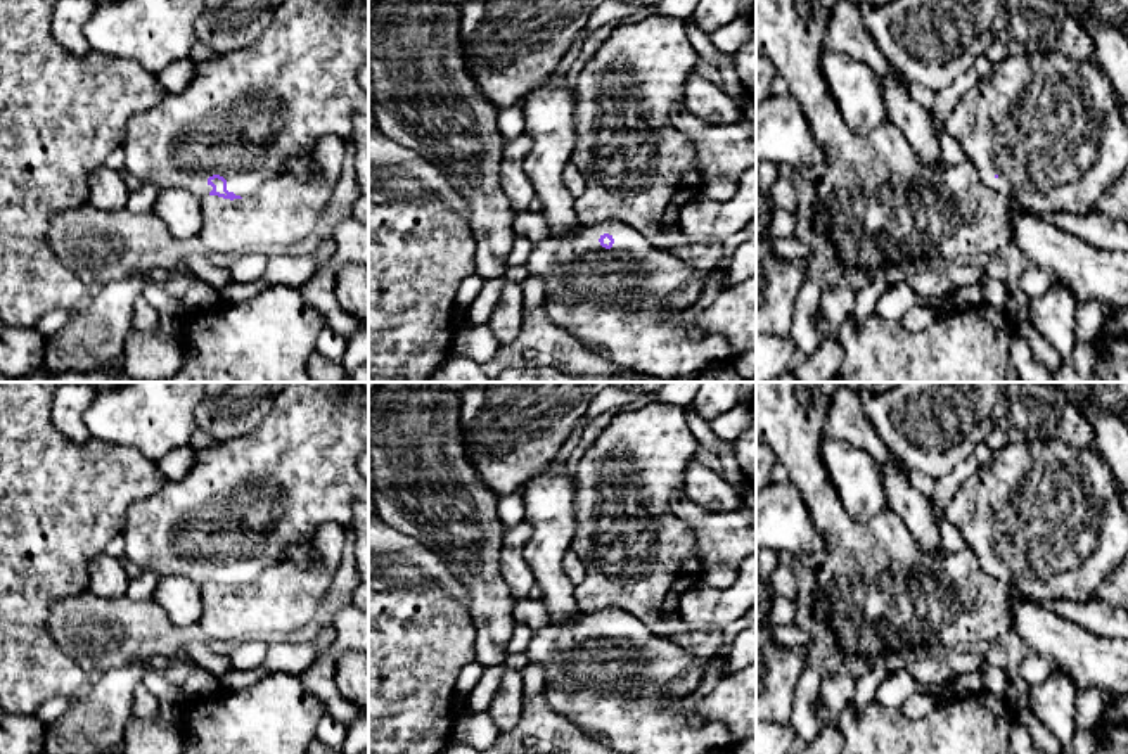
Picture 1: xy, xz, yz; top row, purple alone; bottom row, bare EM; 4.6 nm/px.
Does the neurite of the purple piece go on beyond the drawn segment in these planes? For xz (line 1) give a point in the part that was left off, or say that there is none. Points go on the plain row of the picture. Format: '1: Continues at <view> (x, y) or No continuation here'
1: Continues at xz (615, 687)

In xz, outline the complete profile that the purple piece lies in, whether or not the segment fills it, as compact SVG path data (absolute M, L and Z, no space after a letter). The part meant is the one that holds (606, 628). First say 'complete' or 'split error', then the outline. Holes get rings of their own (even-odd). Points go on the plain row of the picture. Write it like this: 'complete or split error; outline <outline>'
split error; outline M623 610L580 612L564 624L547 624L531 635L526 655L543 666L543 695L548 706L616 754L718 754L737 747L725 725L702 723L692 714L690 706L702 692L675 697L668 690L682 673L695 666L695 657L676 642L656 636L642 621Z

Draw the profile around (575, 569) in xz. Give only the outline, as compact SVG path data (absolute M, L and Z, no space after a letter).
M573 550L564 557L562 566L566 576L573 581L573 585L578 585L586 576L585 562Z

